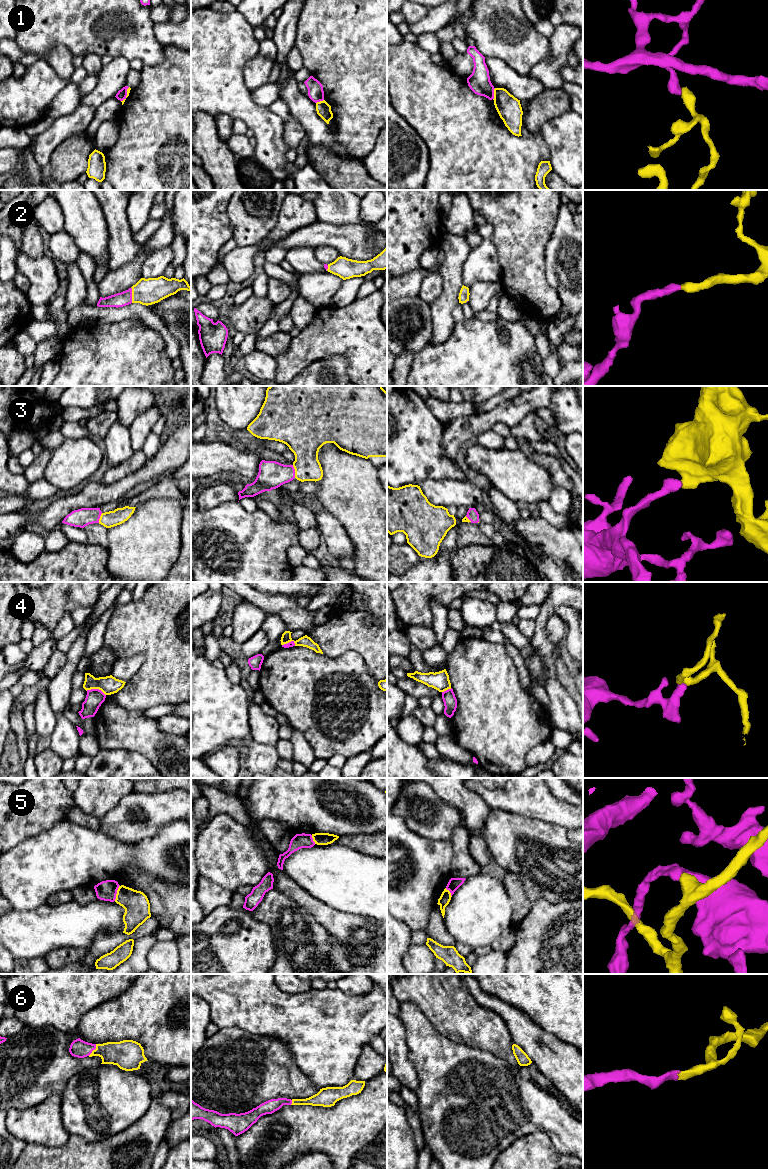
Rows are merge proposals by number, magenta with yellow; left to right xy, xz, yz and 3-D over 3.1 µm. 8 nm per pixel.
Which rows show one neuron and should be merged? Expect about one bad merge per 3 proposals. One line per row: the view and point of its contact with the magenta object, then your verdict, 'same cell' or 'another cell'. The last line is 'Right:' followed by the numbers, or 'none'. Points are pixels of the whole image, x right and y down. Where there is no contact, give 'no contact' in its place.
1: contact yz (493, 94); another cell
2: contact xy (131, 295); same cell
3: contact xz (294, 471); same cell
4: contact xy (96, 689); another cell
5: contact xy (116, 893); another cell
6: contact xy (93, 1049); same cell
Right: 2, 3, 6

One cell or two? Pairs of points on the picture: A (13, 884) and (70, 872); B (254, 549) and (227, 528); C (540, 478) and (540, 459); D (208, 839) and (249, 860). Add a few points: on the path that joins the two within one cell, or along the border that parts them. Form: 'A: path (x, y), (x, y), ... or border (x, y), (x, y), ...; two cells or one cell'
A: path (27, 876), (31, 872), (56, 872); one cell
B: path (247, 547), (234, 535); one cell
C: border (530, 458), (548, 472), (555, 484); two cells
D: path (218, 846), (231, 857), (239, 860); one cell

